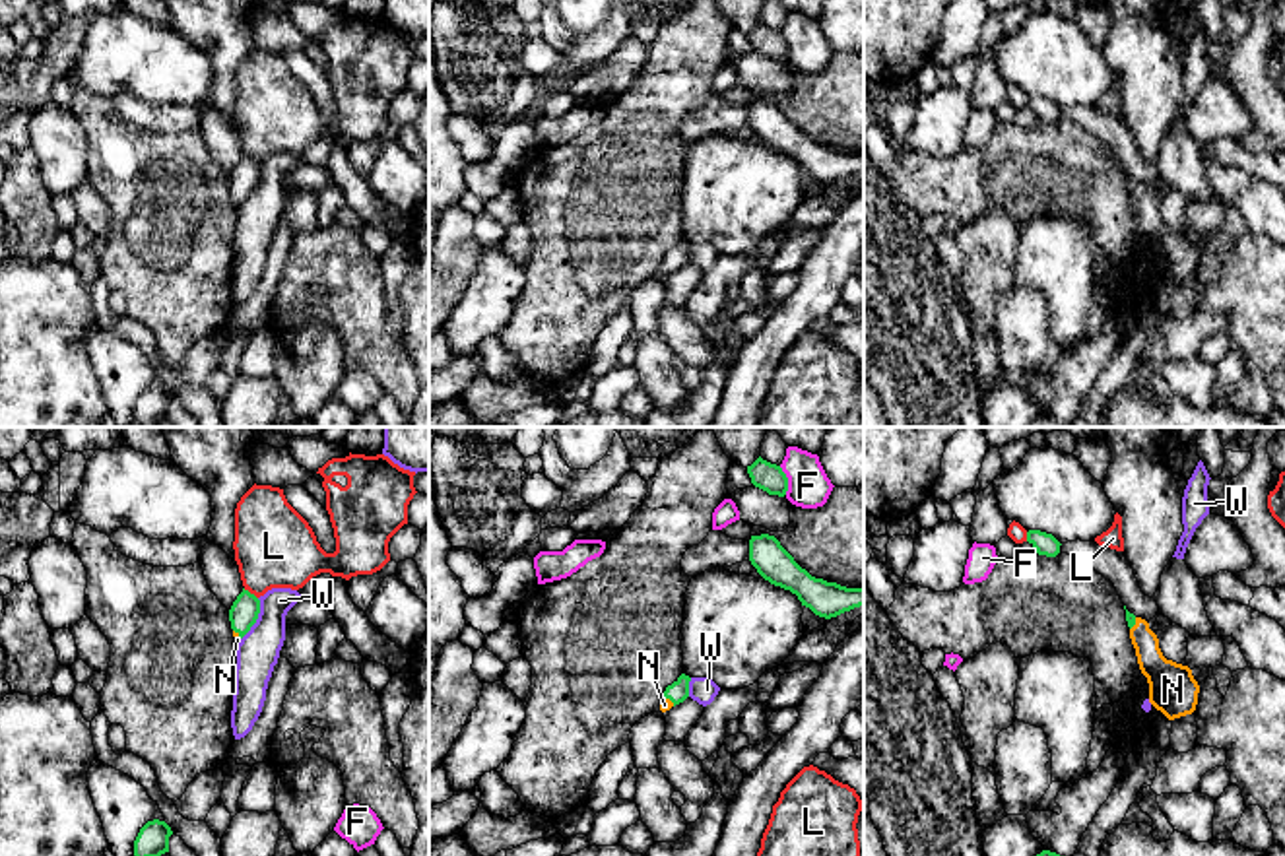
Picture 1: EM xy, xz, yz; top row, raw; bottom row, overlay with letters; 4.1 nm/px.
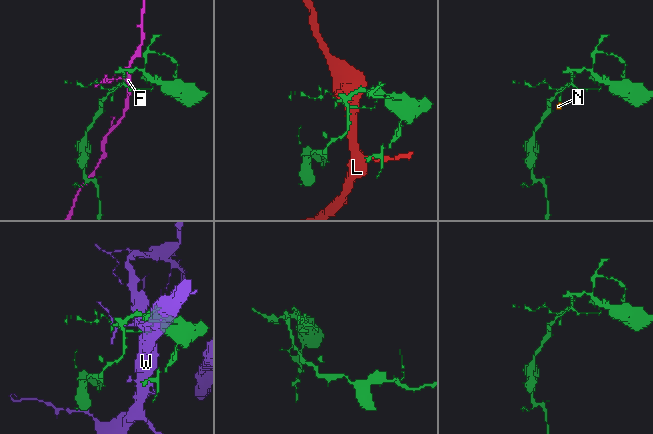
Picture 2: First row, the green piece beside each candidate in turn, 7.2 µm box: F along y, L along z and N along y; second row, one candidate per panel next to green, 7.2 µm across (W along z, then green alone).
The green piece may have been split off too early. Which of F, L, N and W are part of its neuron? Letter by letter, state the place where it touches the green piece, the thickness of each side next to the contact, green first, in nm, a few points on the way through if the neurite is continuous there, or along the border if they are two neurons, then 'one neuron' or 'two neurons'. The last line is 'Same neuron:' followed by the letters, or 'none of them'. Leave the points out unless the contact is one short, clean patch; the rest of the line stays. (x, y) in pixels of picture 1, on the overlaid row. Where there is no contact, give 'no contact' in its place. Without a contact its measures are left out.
F: contact xz (787, 480); calibres 120 and 180 nm; two neurons
L: contact xy (249, 592); calibres 120 and 340 nm; two neurons
N: contact xz (668, 697); calibres 90 and 50 nm; way xz (678, 691), (668, 697), (664, 705); one neuron
W: contact xy (257, 618); calibres 120 and 170 nm; two neurons
Same neuron: N

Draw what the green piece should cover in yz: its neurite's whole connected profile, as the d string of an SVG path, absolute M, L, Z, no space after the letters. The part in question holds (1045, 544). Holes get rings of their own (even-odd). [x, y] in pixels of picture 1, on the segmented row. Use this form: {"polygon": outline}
{"polygon": "M1029 530L1027 542L1037 549L1038 555L1056 557L1060 553L1060 542L1046 532Z"}

